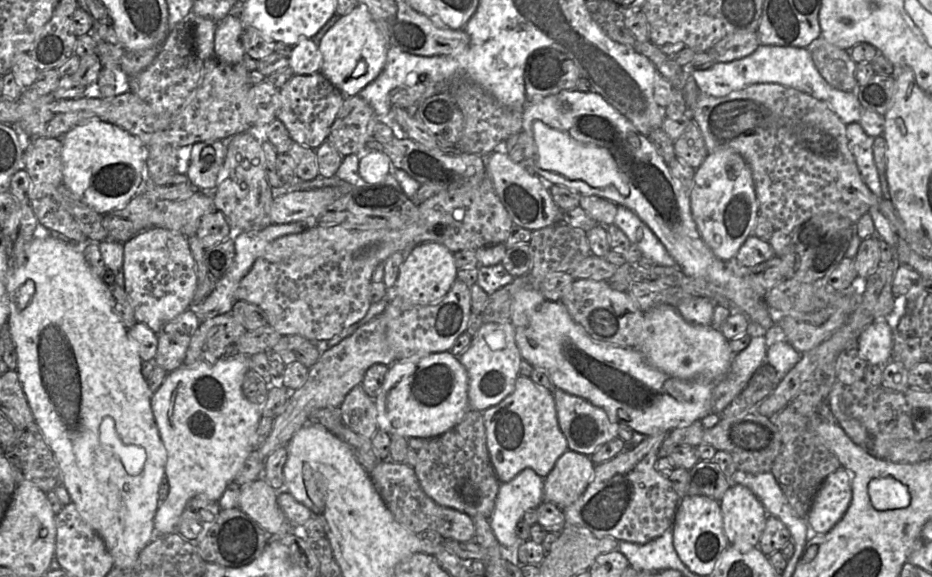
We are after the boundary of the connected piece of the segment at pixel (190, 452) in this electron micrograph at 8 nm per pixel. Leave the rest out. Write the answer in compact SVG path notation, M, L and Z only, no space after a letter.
M238 355L232 360L221 357L214 363L182 365L168 373L160 388L152 394L151 409L167 455L165 477L169 482L168 497L154 514L152 539L177 531L185 506L193 497L203 495L218 502L252 452L253 437L262 418L263 405L250 402L242 392L244 376L249 370L250 356L246 355Z

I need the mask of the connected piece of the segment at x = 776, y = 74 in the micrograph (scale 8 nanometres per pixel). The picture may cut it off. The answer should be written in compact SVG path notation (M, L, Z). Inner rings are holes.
M760 44L753 53L744 58L731 62L716 62L709 69L689 73L700 93L713 97L723 97L753 84L776 83L825 102L846 125L852 122L859 123L863 111L855 91L841 91L826 82L816 69L809 49L806 48Z

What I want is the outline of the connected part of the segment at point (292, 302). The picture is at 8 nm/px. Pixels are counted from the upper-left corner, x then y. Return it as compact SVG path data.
M486 167L486 176L483 178L483 180L478 184L478 185L464 185L462 187L459 187L455 190L446 190L446 191L440 191L438 193L436 193L435 195L433 195L431 198L427 199L426 201L422 202L421 204L418 205L418 216L416 218L415 221L413 221L412 223L406 225L403 228L400 229L381 229L381 228L356 228L356 227L345 227L343 225L332 225L332 226L320 226L320 225L314 225L308 229L306 229L305 231L298 233L298 234L290 234L290 235L285 235L282 237L279 237L277 239L275 239L274 241L272 241L267 248L265 249L264 253L254 262L252 268L250 269L250 271L248 272L248 274L242 279L237 292L236 292L236 298L237 301L243 300L243 301L247 301L249 303L255 304L257 306L259 306L267 315L268 318L268 325L270 325L272 328L274 328L280 335L282 336L288 336L288 335L297 335L297 336L301 336L304 337L310 341L313 342L318 342L318 341L328 341L330 339L332 339L334 336L340 334L342 331L346 330L347 328L351 327L352 325L354 325L355 323L357 323L358 321L360 321L368 312L368 309L371 306L371 302L370 302L370 286L372 283L372 274L373 271L376 269L376 267L380 264L383 263L387 260L387 258L392 255L395 252L405 252L407 253L409 250L411 250L414 246L425 243L425 242L434 242L434 243L439 243L444 245L446 248L448 248L452 253L456 253L458 251L462 251L462 250L473 250L476 251L482 247L485 246L489 246L489 245L494 245L494 244L500 244L500 243L504 243L505 240L507 239L507 237L510 234L510 230L512 228L513 225L513 221L510 218L507 210L505 209L505 207L503 206L503 204L501 203L498 195L496 194L496 191L494 189L493 183L491 178L487 175L487 167Z

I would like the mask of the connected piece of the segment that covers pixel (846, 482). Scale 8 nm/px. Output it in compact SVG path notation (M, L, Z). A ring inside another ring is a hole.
M841 467L823 481L814 497L807 515L811 533L829 532L847 511L851 499L851 475Z

